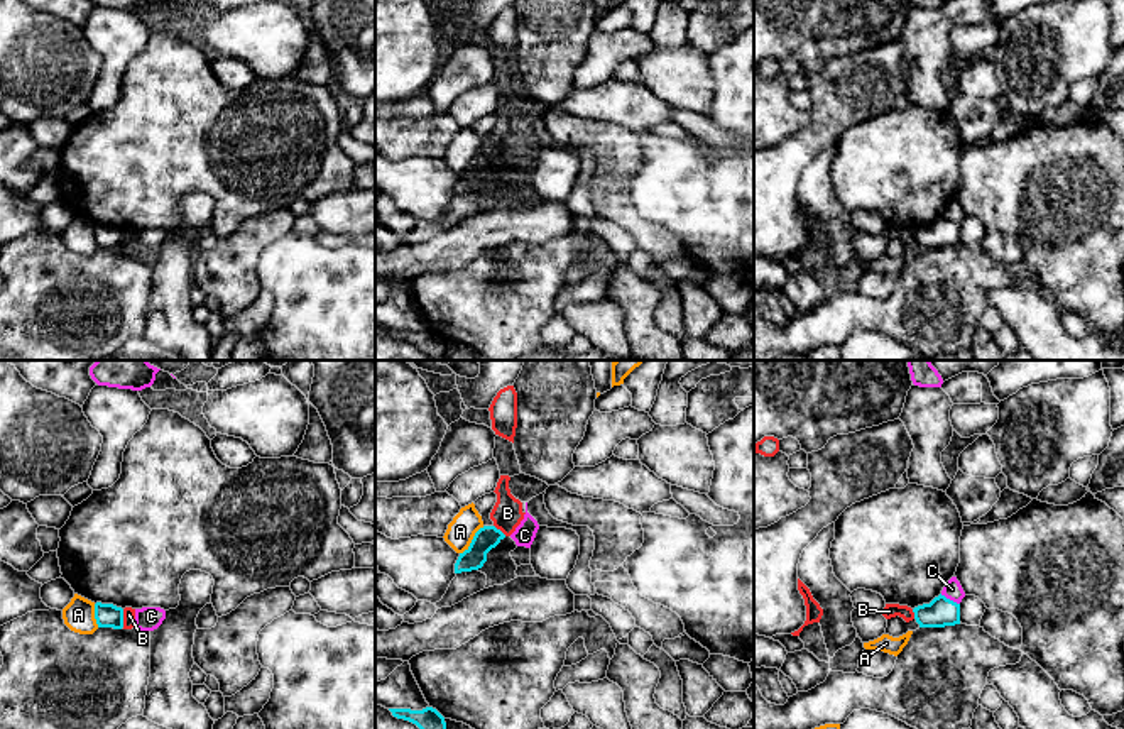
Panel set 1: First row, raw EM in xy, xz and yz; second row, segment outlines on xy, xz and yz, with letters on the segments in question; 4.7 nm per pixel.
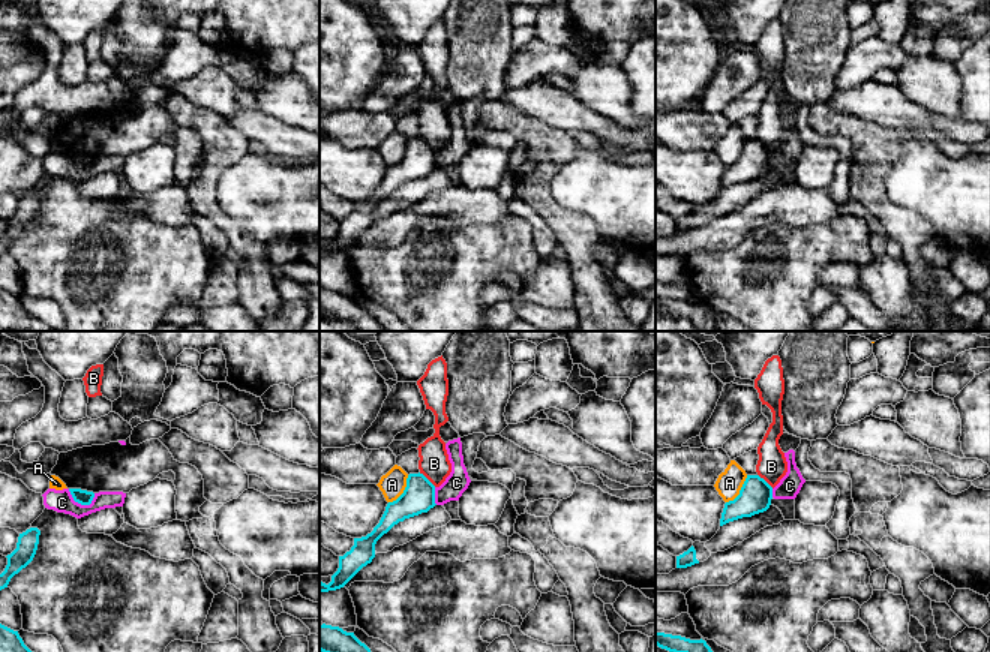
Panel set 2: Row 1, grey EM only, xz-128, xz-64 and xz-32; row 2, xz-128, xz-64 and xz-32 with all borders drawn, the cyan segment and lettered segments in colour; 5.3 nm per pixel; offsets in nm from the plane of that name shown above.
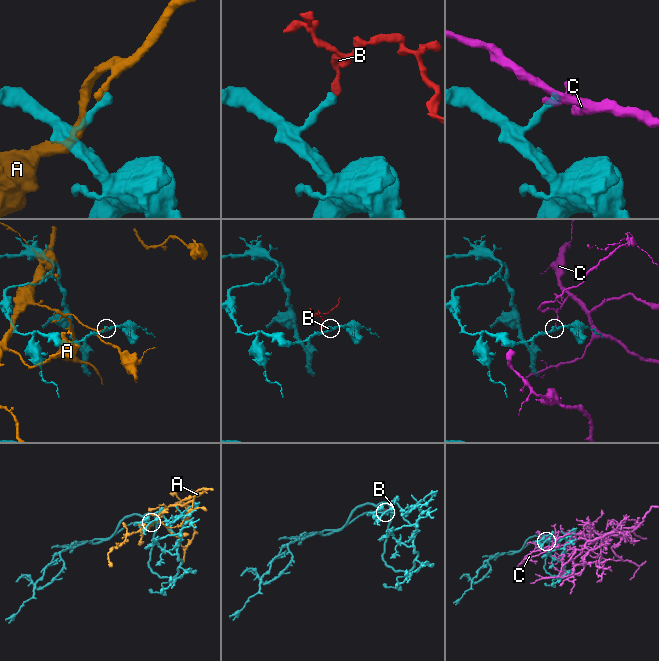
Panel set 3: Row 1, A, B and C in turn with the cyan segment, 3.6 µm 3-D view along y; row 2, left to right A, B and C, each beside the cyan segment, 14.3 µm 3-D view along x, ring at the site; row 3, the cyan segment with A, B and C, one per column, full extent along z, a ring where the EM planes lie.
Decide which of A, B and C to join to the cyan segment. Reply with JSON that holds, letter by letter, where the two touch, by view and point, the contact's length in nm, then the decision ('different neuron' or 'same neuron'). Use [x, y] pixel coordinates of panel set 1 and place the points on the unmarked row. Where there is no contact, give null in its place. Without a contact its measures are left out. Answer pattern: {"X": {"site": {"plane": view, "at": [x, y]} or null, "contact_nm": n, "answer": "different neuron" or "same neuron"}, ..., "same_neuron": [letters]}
{"A": {"site": {"plane": "xz", "at": [472, 161]}, "contact_nm": 180, "answer": "different neuron"}, "B": {"site": {"plane": "xy", "at": [122, 239]}, "contact_nm": 90, "answer": "different neuron"}, "C": {"site": {"plane": "yz", "at": [949, 220]}, "contact_nm": 110, "answer": "different neuron"}, "same_neuron": []}

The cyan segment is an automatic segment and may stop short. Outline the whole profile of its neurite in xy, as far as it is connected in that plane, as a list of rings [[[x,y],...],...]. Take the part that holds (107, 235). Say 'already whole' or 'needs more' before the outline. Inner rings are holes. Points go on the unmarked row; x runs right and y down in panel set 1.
already whole | [[[96,223],[95,240],[96,240],[98,249],[122,250],[123,249],[123,230],[113,225]]]

